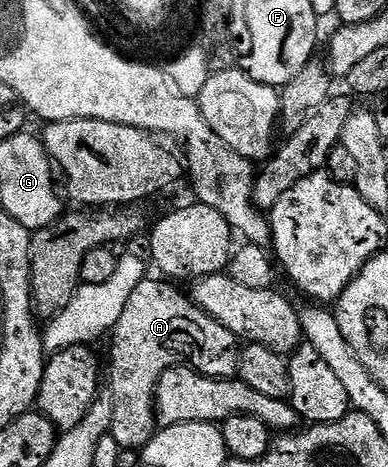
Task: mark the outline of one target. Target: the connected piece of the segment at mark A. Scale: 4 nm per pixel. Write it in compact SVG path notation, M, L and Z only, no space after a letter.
M145 280L137 285L136 290L128 299L128 304L117 320L113 331L114 343L110 346L110 366L108 362L108 396L114 401L112 408L112 424L110 434L116 444L124 450L141 451L148 444L151 431L146 430L148 408L154 404L154 389L158 386L160 376L173 366L190 366L196 372L207 374L210 378L233 378L238 372L238 355L240 340L224 324L212 320L199 306L195 306L189 297L186 298L177 290L177 285L166 280L152 282Z

